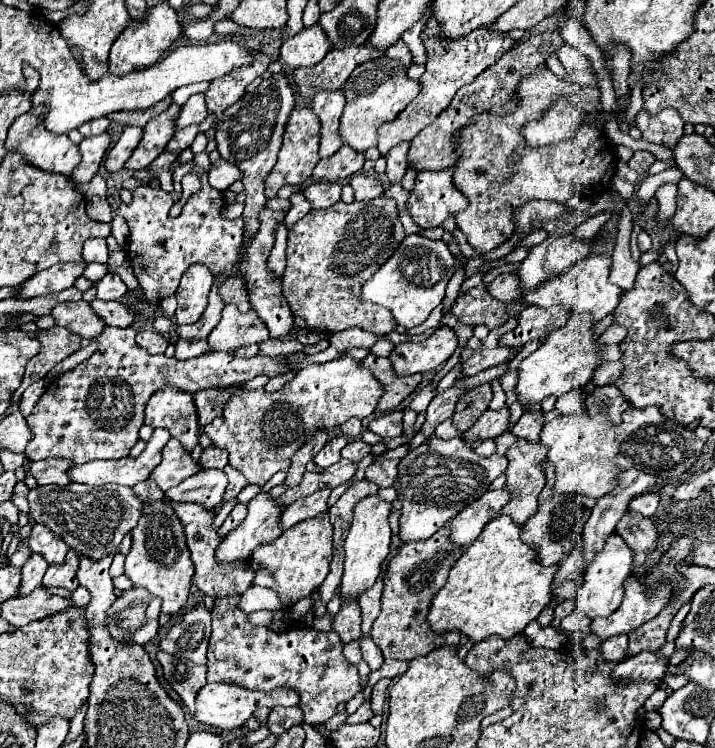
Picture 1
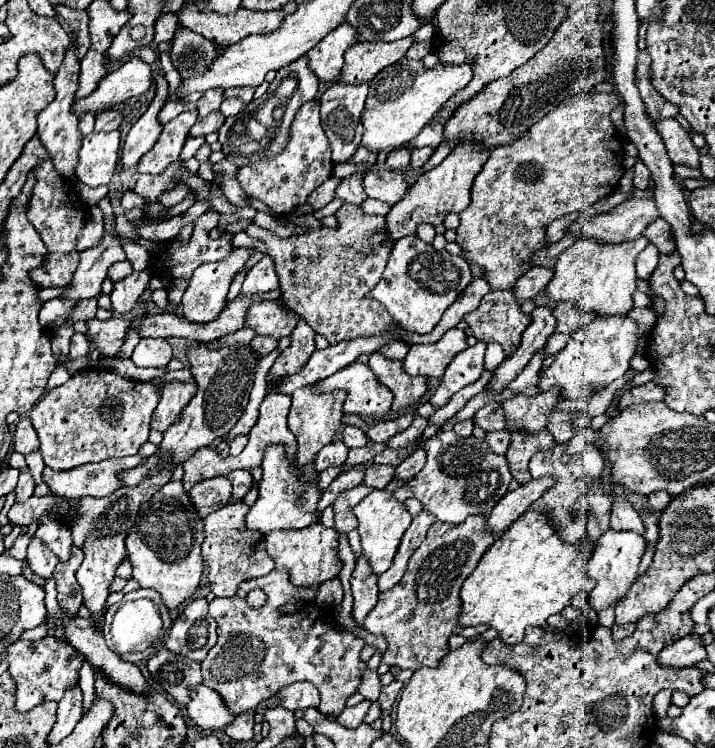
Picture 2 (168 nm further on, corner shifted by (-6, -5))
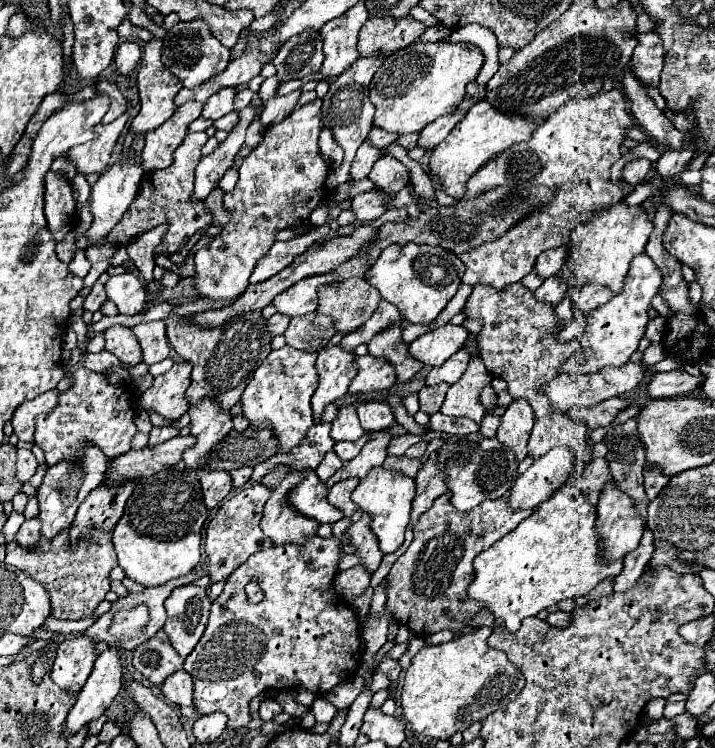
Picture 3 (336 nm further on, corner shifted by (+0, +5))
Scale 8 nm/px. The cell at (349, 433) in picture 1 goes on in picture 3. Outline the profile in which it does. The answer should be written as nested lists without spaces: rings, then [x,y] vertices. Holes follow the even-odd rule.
[[[341,406],[337,412],[337,418],[333,420],[333,428],[331,428],[331,438],[335,442],[339,440],[357,440],[365,434],[365,430],[359,424],[355,406]]]

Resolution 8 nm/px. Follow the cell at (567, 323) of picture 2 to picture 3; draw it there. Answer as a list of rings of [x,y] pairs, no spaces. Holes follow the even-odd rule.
[[[585,284],[575,292],[575,306],[579,306],[581,312],[591,312],[595,308],[599,308],[601,304],[609,302],[613,298],[613,292],[607,286],[601,284]]]

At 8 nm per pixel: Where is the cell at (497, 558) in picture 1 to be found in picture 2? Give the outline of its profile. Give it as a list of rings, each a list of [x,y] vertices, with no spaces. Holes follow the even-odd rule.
[[[527,510],[489,546],[489,550],[479,560],[477,568],[463,582],[461,586],[463,608],[459,614],[459,626],[487,624],[489,628],[495,628],[499,632],[499,638],[503,642],[511,646],[519,644],[523,640],[523,632],[527,626],[545,626],[545,620],[551,614],[559,614],[565,606],[569,606],[573,594],[581,591],[589,594],[595,587],[595,581],[587,578],[587,572],[585,572],[589,554],[591,554],[591,546],[587,536],[577,546],[563,544],[557,532],[553,530],[553,526],[549,526],[549,520],[545,514]]]

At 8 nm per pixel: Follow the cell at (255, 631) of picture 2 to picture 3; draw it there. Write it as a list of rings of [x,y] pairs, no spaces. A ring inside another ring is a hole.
[[[311,536],[305,544],[283,544],[255,552],[227,578],[221,596],[211,606],[209,624],[183,666],[193,678],[193,706],[199,714],[223,712],[229,716],[227,730],[237,730],[251,720],[249,700],[263,690],[303,686],[315,696],[323,696],[341,682],[341,672],[345,672],[345,680],[351,678],[353,670],[357,672],[362,660],[359,622],[353,610],[341,604],[333,588],[341,556],[343,546],[335,536]],[[249,580],[257,580],[265,592],[263,602],[251,604],[247,600],[245,586]]]

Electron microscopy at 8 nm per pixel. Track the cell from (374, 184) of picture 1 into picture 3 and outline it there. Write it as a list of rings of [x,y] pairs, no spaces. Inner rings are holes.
[[[383,156],[381,160],[377,160],[369,178],[375,182],[377,188],[393,192],[393,194],[397,194],[401,188],[405,188],[411,180],[409,170],[393,156]]]

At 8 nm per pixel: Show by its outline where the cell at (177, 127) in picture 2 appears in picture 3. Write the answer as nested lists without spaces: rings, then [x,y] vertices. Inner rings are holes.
[[[187,102],[167,122],[145,134],[145,148],[141,154],[145,172],[155,172],[173,164],[173,152],[187,136],[189,124],[201,116],[201,110],[201,102]]]

